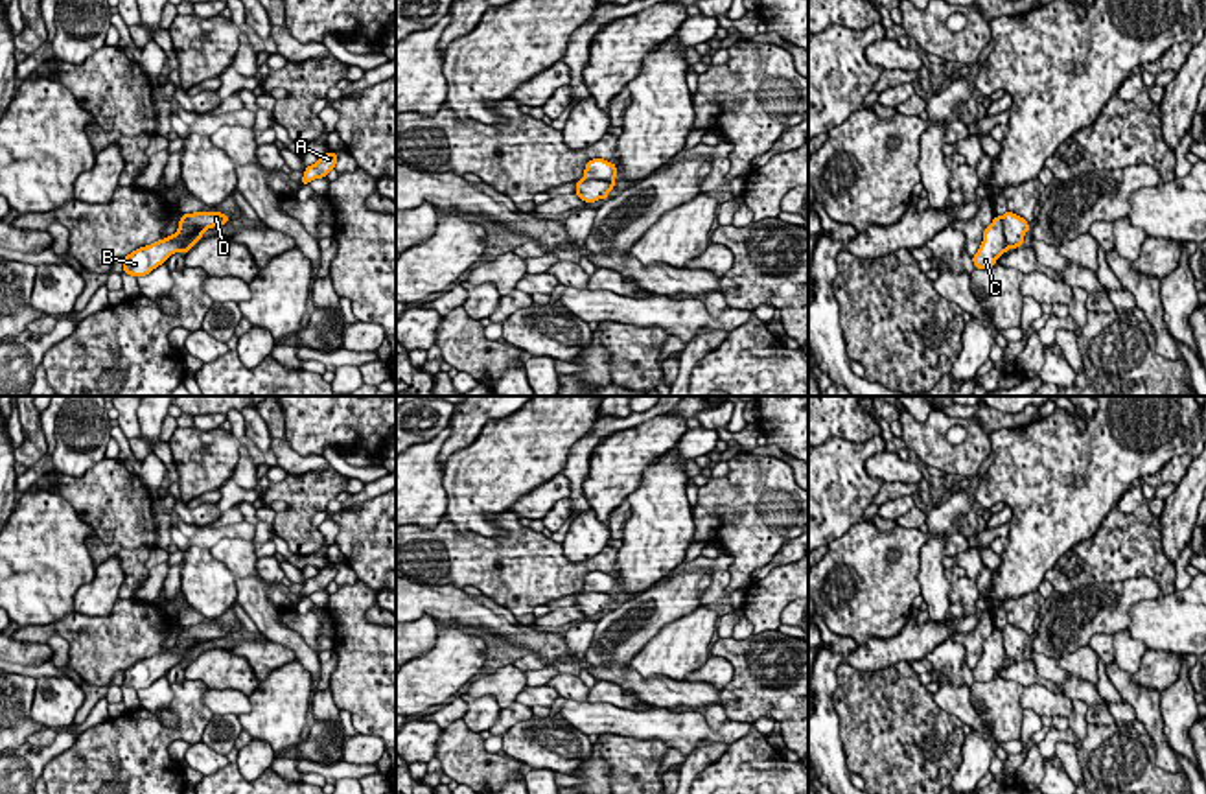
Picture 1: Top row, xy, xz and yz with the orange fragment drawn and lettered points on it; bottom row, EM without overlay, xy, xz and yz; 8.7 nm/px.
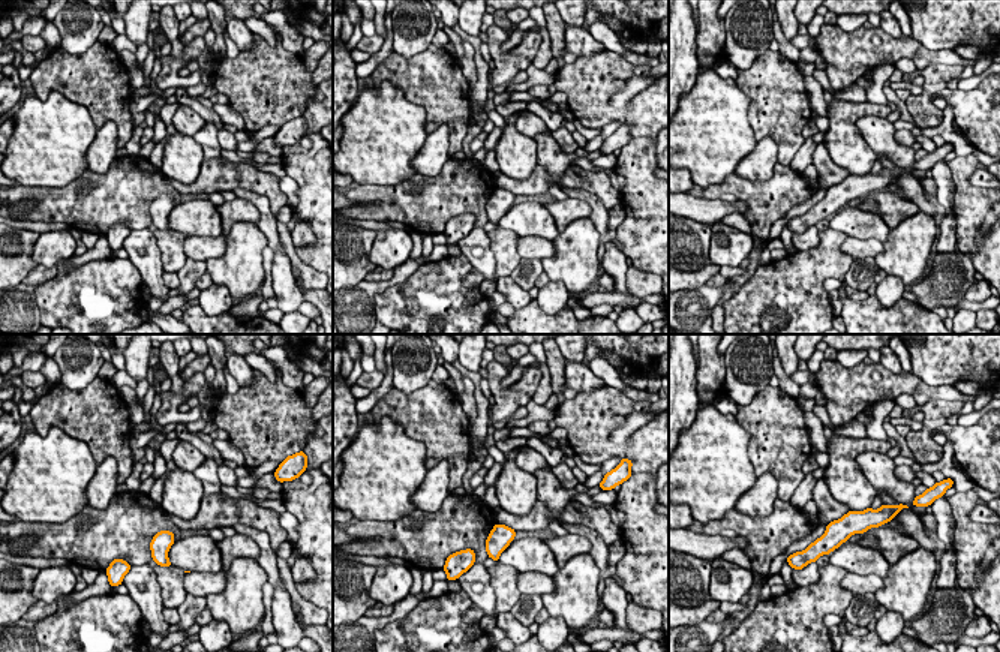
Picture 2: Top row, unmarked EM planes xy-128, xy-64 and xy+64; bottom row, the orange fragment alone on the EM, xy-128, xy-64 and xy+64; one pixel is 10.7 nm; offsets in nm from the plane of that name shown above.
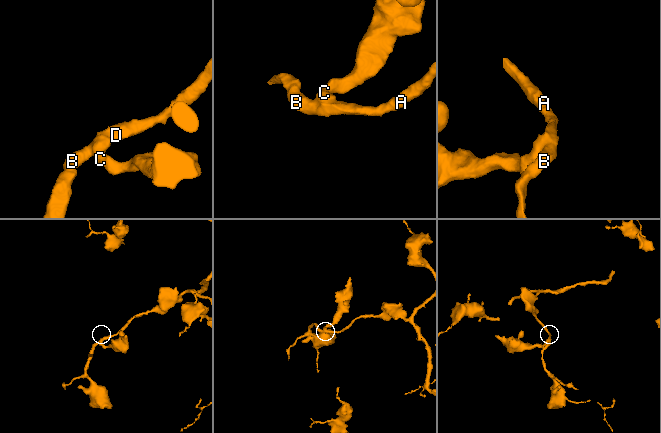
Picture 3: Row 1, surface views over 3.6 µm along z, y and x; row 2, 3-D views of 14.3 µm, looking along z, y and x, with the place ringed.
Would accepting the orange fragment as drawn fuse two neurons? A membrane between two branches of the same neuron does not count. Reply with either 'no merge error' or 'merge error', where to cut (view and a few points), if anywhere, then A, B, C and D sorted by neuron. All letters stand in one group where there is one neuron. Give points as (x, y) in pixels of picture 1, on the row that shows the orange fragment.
merge error | xy (201, 234), (188, 234), (177, 251) | A B D / C

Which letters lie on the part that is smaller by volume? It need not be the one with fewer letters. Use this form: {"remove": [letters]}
{"remove": ["C"]}

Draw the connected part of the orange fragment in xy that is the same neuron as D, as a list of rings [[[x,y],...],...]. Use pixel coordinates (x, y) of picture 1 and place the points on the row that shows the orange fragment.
[[[193,212],[180,216],[179,228],[173,236],[158,239],[151,245],[140,247],[125,256],[123,273],[131,276],[145,276],[158,265],[166,263],[166,260],[179,252],[182,247],[182,239],[186,236],[197,236],[208,228],[226,225],[228,216],[221,212]]]

